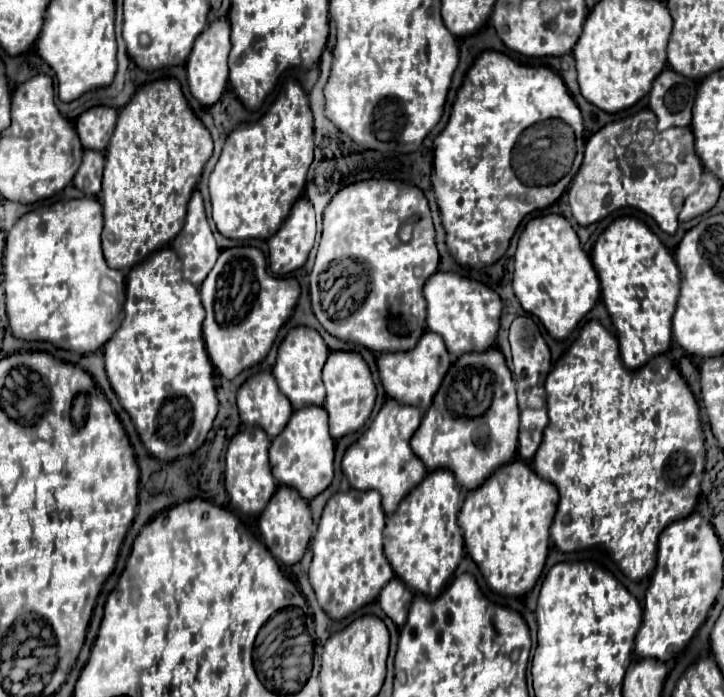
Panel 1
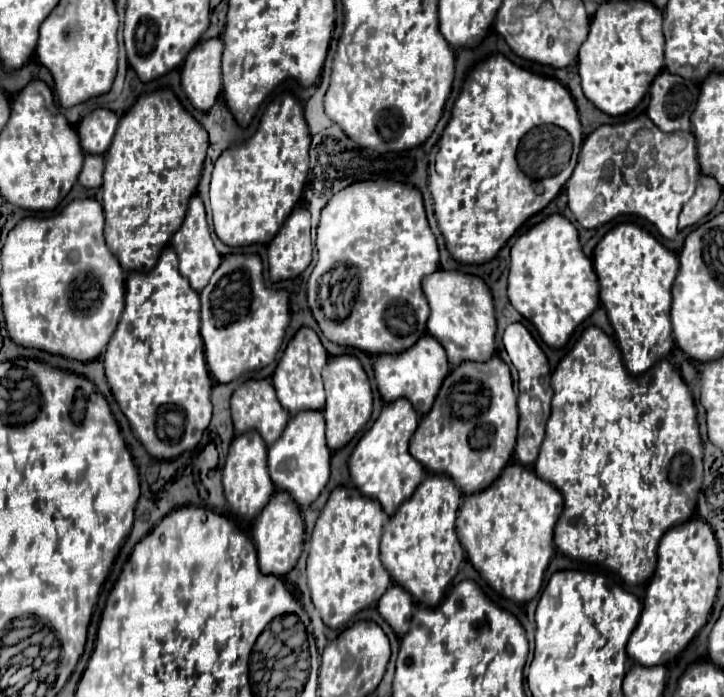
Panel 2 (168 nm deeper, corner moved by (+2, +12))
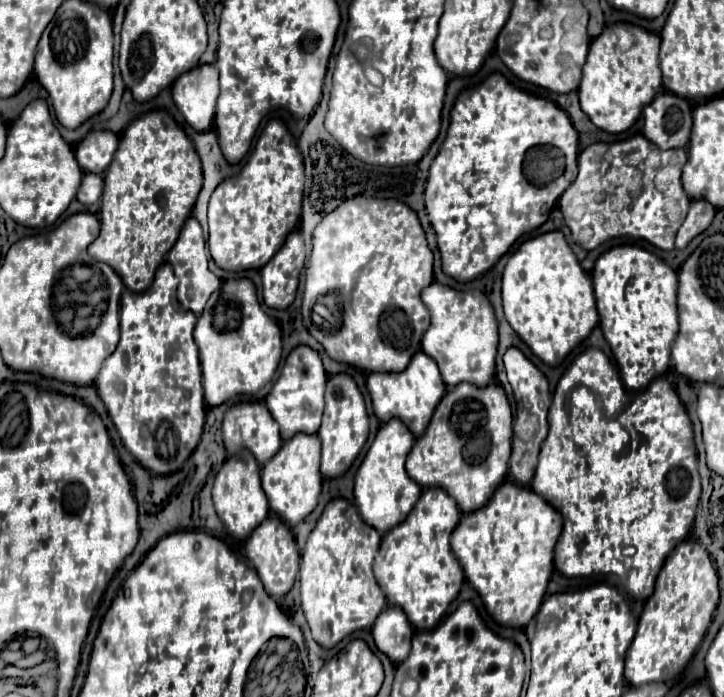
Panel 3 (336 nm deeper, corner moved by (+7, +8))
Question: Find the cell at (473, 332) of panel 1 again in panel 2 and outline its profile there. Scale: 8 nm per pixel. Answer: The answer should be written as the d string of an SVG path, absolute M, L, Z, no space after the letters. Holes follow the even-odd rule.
M437 270L425 276L423 292L431 306L427 330L445 348L451 366L463 364L465 360L485 362L495 354L495 306L491 292L481 278L463 272Z

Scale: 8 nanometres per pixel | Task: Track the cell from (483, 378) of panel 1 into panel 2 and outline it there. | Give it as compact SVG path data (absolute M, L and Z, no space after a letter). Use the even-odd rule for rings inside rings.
M493 356L489 362L465 362L453 368L453 372L445 378L431 412L419 422L419 428L411 438L409 452L429 472L441 472L449 476L457 484L457 488L463 490L463 494L469 496L473 492L483 492L485 488L489 488L489 484L493 484L493 480L497 480L497 476L501 476L501 470L513 456L517 420L517 396L513 392L509 366L499 356Z

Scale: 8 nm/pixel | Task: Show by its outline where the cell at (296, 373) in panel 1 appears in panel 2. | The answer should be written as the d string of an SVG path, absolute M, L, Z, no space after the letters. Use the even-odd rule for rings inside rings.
M301 328L293 336L293 340L287 344L271 382L275 386L277 400L289 412L289 416L295 416L297 412L305 412L305 410L321 410L325 406L325 390L323 390L321 372L323 372L327 360L329 360L329 356L327 356L319 336L311 328Z

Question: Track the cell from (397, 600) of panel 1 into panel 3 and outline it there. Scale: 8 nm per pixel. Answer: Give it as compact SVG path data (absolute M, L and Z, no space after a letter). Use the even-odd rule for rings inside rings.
M388 604L378 614L378 618L372 626L372 634L374 634L378 650L388 654L390 660L394 664L398 664L410 652L410 640L412 640L414 628L408 622L408 618L404 616L402 608Z

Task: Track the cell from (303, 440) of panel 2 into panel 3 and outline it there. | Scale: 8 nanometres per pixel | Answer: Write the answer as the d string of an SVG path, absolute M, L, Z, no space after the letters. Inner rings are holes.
M298 432L286 440L282 448L262 466L262 488L268 496L270 510L278 514L290 528L302 522L316 508L322 488L320 438L316 434Z

